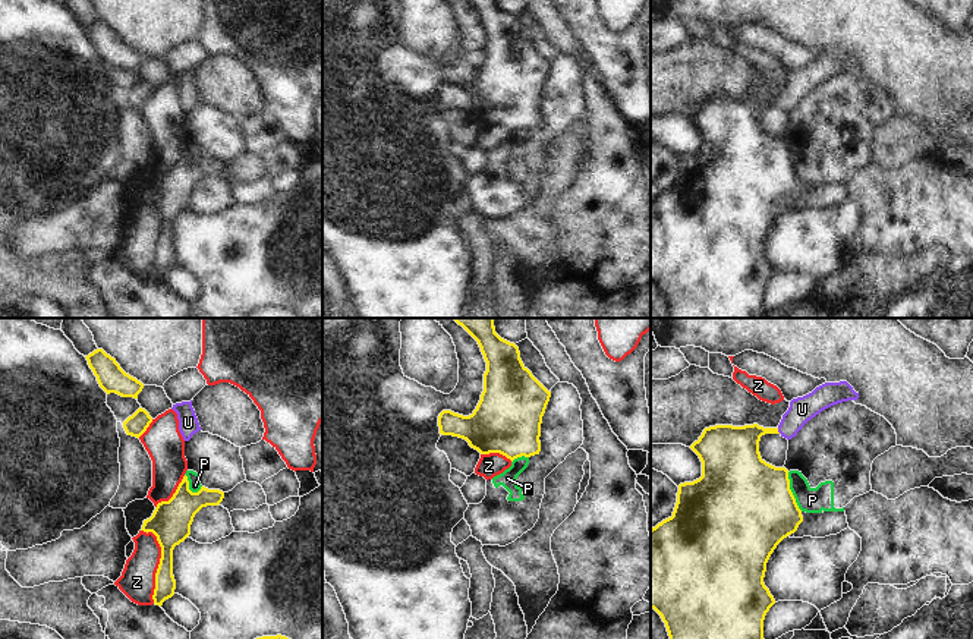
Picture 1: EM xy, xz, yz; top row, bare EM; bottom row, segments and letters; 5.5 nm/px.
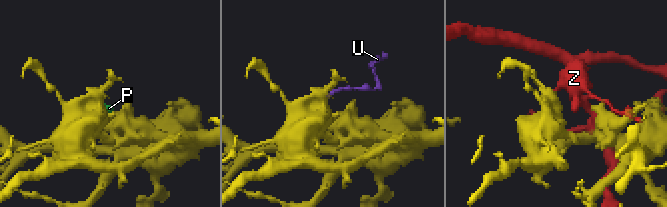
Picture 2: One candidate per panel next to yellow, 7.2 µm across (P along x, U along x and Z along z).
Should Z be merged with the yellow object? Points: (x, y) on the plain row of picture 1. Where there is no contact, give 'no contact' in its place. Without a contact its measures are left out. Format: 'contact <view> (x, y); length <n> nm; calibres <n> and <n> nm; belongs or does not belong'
contact xy (160, 235); length 420 nm; calibres 220 and 190 nm; does not belong

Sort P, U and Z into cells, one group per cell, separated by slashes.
P / U / Z

